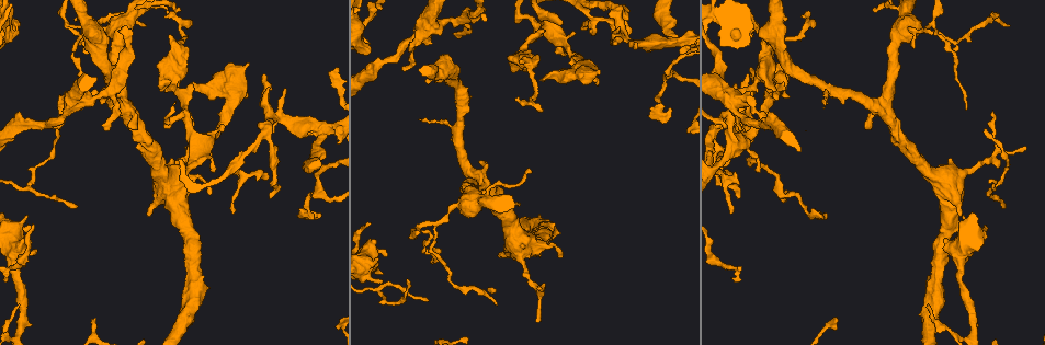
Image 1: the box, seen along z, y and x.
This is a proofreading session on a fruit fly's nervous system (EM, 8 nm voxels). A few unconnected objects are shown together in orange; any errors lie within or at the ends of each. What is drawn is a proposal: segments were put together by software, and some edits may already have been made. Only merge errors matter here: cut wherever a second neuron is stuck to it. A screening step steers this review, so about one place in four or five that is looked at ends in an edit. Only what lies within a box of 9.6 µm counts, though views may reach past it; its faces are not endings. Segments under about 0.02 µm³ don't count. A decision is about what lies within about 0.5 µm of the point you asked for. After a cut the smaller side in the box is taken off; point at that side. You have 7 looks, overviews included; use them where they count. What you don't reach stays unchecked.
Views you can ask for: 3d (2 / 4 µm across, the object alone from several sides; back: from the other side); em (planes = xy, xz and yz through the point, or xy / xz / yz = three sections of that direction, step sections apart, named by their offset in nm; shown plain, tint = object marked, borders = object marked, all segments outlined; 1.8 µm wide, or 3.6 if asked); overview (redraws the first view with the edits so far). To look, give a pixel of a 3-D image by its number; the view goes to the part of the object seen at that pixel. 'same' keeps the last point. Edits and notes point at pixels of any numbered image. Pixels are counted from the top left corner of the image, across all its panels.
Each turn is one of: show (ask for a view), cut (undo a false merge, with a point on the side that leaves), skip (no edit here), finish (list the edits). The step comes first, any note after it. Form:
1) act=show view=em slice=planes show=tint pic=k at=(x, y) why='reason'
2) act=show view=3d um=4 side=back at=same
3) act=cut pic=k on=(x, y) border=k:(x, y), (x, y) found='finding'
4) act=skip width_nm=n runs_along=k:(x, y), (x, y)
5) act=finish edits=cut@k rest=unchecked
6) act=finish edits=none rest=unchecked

act=show view=em slice=planes show=tint pic=1 at=(716, 172) why='abrupt turn'

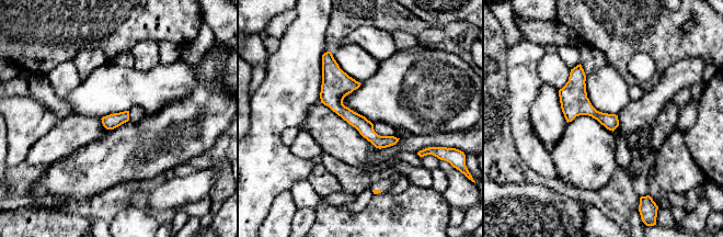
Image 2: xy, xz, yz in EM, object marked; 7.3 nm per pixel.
act=skip found='continuous, no second neuron'

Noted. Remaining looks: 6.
act=show view=3d um=2 pic=1 at=(529, 62) why='thick turns thin'

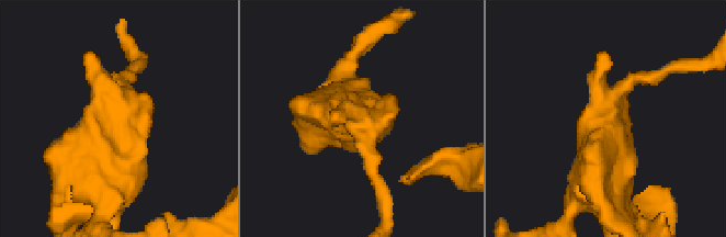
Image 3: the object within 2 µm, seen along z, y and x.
act=show view=em slice=planes show=tint pic=3 at=(363, 126)

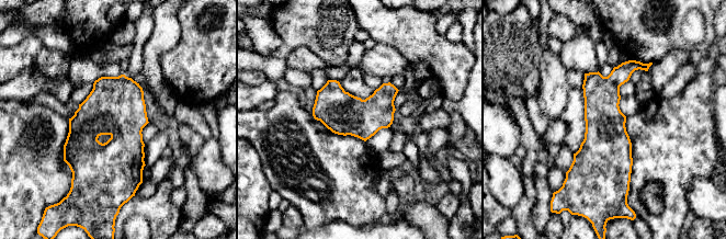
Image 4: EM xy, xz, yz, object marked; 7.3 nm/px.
act=skip found='continuous, no second neuron'

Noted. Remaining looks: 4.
act=show view=3d um=2 pic=1 at=(670, 44) why='sudden change in width'

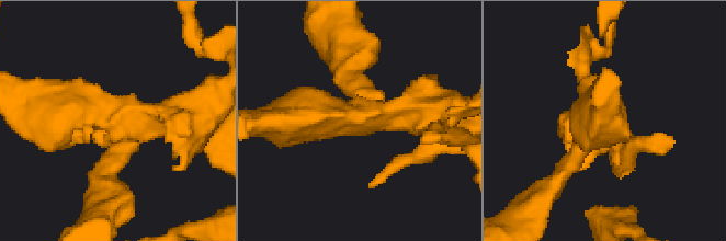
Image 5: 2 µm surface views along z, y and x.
act=show view=em slice=xz step=8 show=tint pic=5 at=(118, 125) arms=3 arm_widths_nm=220,280,320

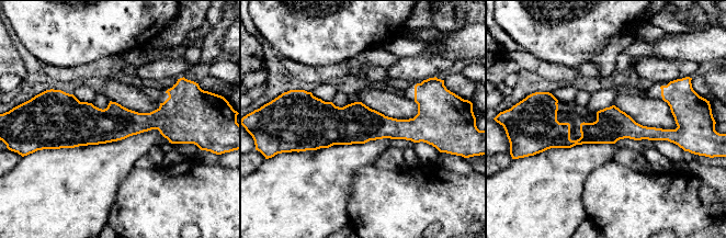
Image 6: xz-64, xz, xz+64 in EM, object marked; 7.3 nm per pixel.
act=show view=em slice=planes show=tint at=same

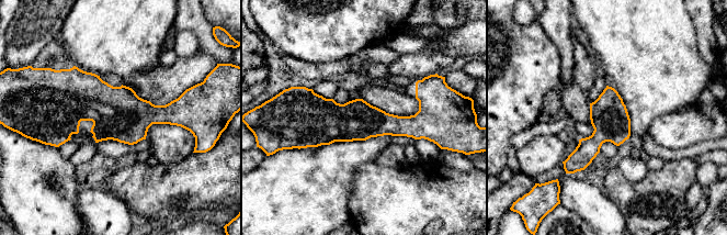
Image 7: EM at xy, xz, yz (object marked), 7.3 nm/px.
act=skip runs_along=7:(298, 114), (325, 122), (430, 125) found='all the same neuron'

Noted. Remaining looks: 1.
act=finish edits=none rest=unchecked

